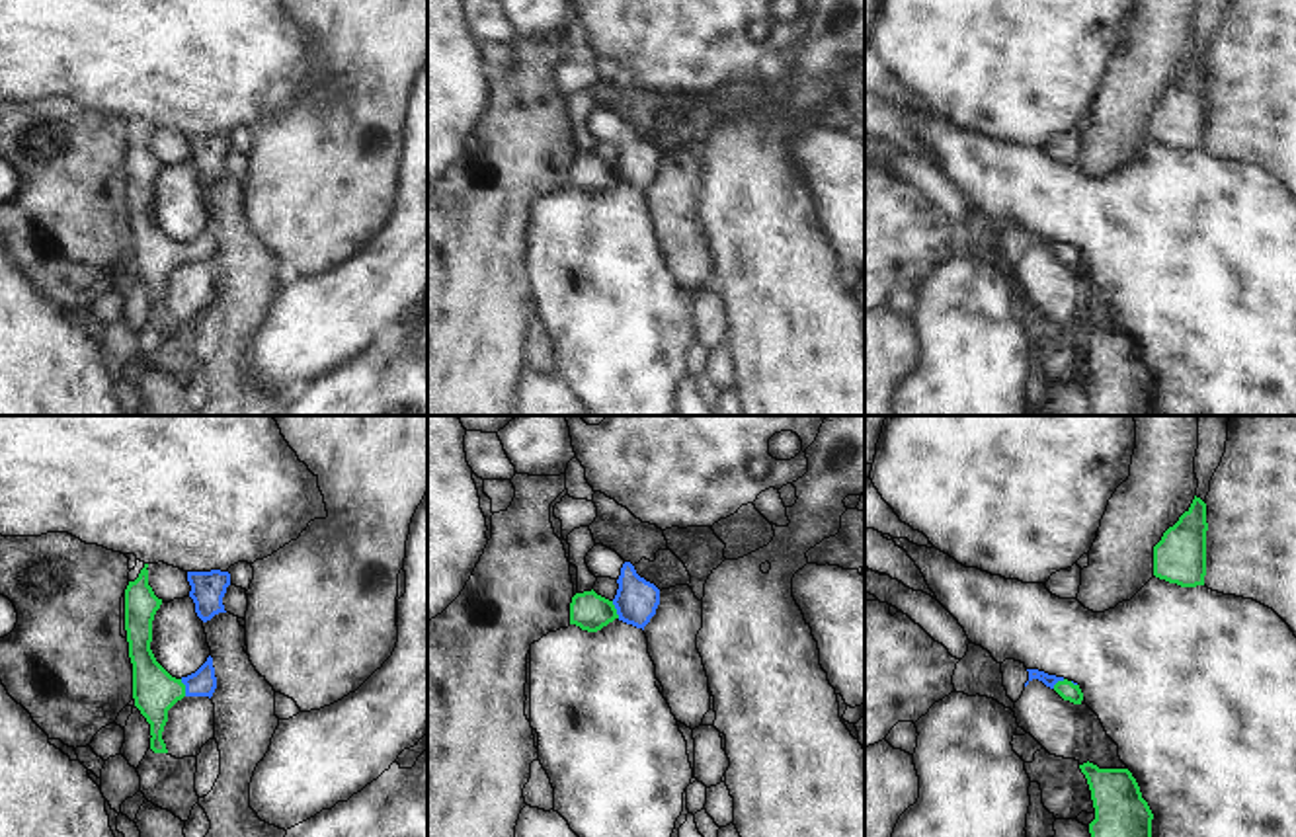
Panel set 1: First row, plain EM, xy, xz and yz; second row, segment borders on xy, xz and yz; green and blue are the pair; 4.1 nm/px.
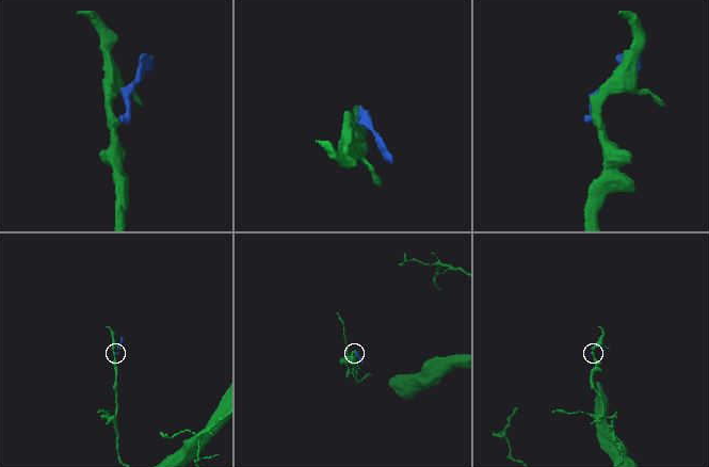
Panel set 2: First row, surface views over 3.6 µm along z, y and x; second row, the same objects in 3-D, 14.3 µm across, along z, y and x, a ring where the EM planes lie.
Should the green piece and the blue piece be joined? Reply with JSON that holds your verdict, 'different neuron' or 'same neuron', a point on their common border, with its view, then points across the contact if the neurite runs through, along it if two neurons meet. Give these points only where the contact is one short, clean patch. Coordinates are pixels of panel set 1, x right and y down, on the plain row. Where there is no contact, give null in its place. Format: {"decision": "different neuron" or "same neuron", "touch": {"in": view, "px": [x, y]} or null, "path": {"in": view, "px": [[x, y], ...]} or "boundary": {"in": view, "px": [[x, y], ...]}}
{"decision": "same neuron", "touch": {"in": "xy", "px": [184, 250]}, "path": {"in": "xy", "px": [[155, 254], [184, 250], [202, 246]]}}

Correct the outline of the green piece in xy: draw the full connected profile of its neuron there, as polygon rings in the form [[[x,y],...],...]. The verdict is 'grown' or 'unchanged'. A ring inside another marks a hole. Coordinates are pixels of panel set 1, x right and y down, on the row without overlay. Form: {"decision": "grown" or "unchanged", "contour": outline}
{"decision": "grown", "contour": [[[148,127],[135,144],[125,152],[125,193],[129,205],[129,220],[133,226],[133,261],[135,269],[150,287],[150,312],[168,316],[162,302],[168,285],[168,273],[183,259],[213,259],[217,240],[213,220],[191,238],[176,242],[154,220],[150,213],[152,183],[162,168],[148,148]]]}

